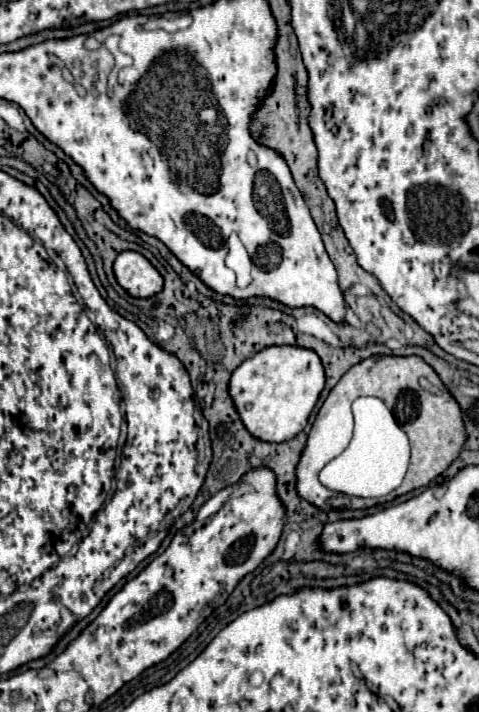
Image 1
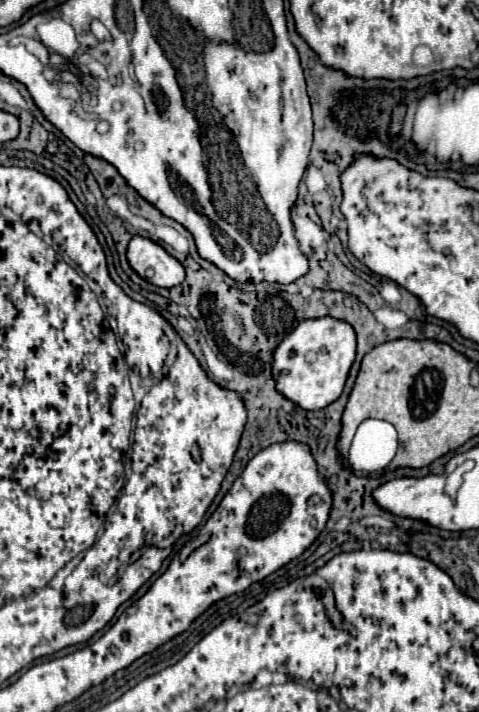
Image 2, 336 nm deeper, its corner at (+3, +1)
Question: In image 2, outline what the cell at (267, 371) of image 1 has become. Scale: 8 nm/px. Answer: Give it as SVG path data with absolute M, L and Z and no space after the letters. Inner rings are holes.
M330 317L302 321L272 353L276 391L304 411L324 409L340 397L354 357L356 335L348 323Z

